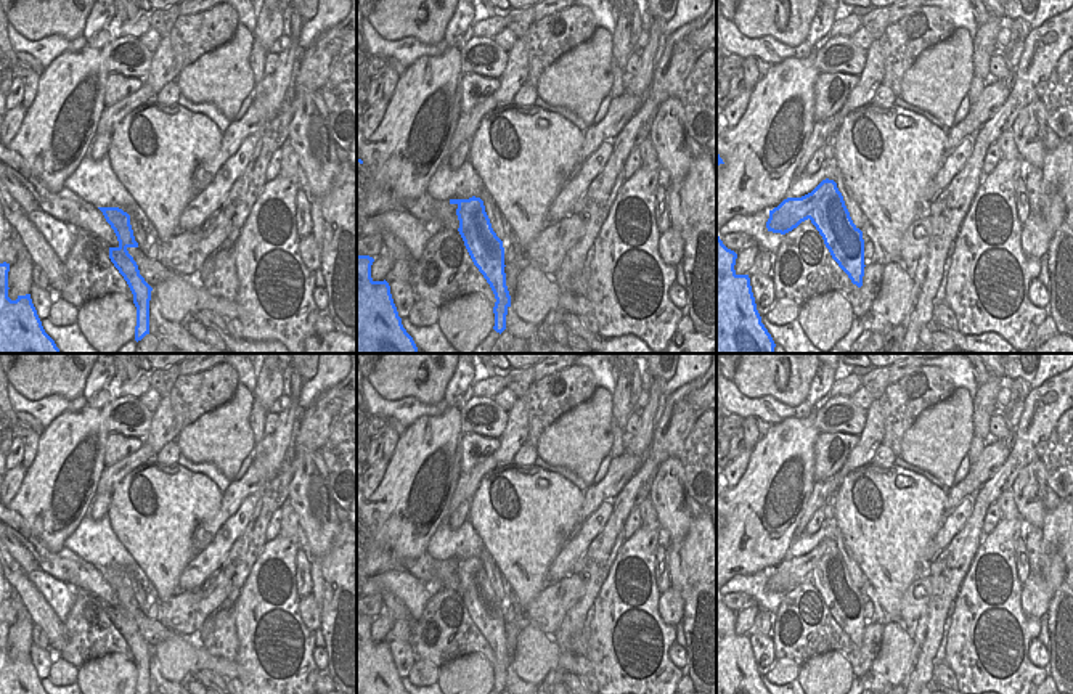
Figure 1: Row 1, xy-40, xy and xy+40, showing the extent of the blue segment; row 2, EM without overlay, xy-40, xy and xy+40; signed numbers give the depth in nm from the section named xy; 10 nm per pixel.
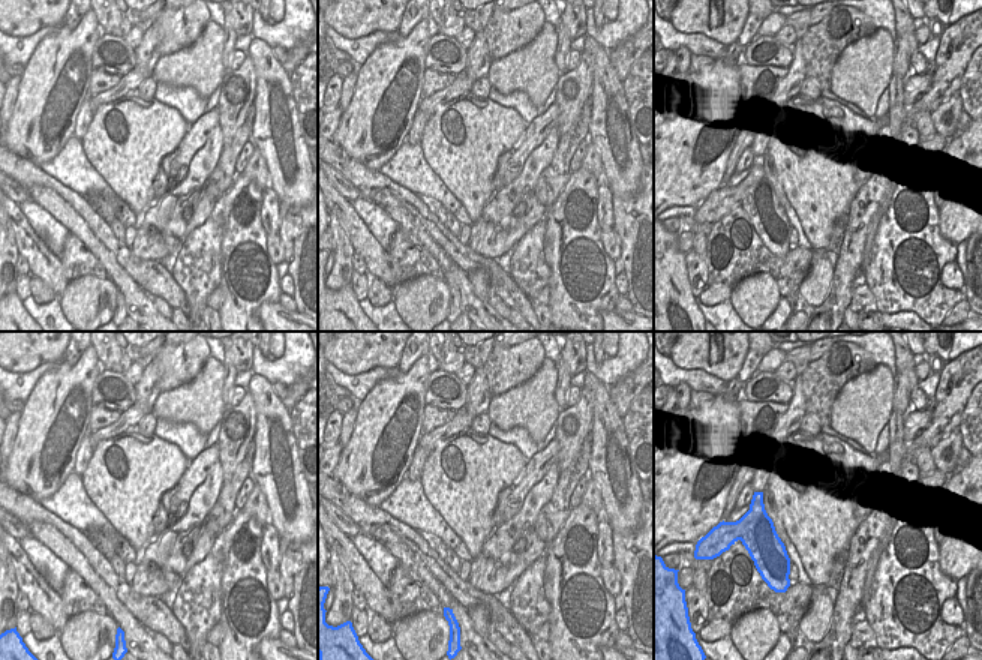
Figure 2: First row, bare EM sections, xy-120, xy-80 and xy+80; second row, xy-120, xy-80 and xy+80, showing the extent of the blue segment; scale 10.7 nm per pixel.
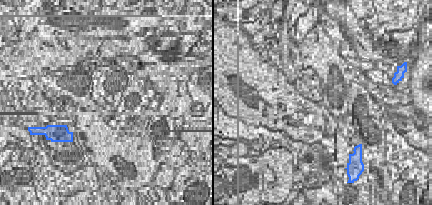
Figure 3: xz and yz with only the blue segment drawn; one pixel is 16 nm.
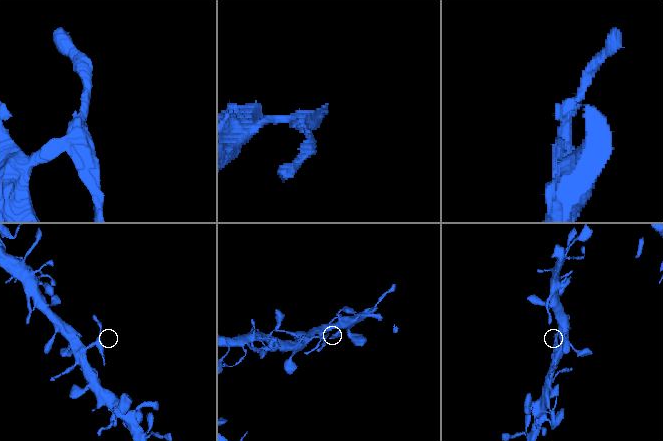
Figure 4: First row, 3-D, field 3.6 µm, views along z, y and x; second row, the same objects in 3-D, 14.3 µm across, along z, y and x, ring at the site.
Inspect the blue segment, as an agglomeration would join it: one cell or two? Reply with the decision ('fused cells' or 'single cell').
fused cells

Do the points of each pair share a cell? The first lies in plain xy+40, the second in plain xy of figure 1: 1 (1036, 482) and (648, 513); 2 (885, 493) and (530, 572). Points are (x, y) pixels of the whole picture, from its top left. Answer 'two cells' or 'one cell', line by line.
1: two cells
2: one cell

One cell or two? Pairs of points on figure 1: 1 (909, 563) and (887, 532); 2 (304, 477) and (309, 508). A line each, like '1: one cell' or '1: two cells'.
1: one cell
2: one cell

